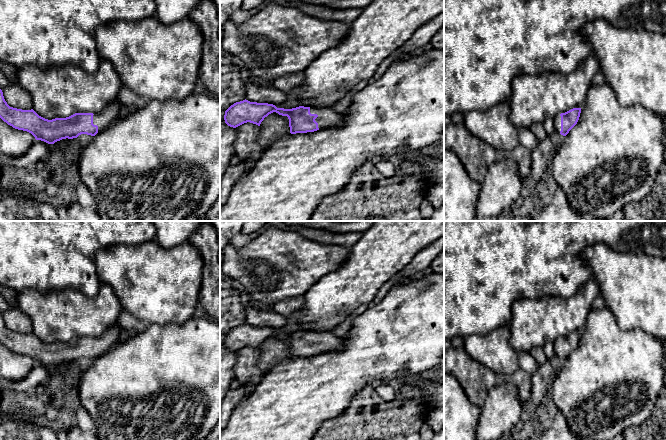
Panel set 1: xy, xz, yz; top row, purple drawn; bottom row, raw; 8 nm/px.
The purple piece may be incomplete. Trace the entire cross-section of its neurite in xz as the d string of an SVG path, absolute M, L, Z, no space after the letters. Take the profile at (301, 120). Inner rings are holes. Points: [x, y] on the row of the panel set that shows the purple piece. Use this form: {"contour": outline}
{"contour": "M243 100L231 105L224 115L225 123L236 128L250 122L260 126L269 114L276 112L289 119L290 133L307 133L319 129L335 127L343 121L343 115L332 108L299 106L292 109L277 108L273 104Z"}

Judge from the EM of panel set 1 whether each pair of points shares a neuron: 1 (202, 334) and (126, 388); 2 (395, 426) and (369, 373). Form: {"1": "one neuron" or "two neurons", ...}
{"1": "one neuron", "2": "two neurons"}

